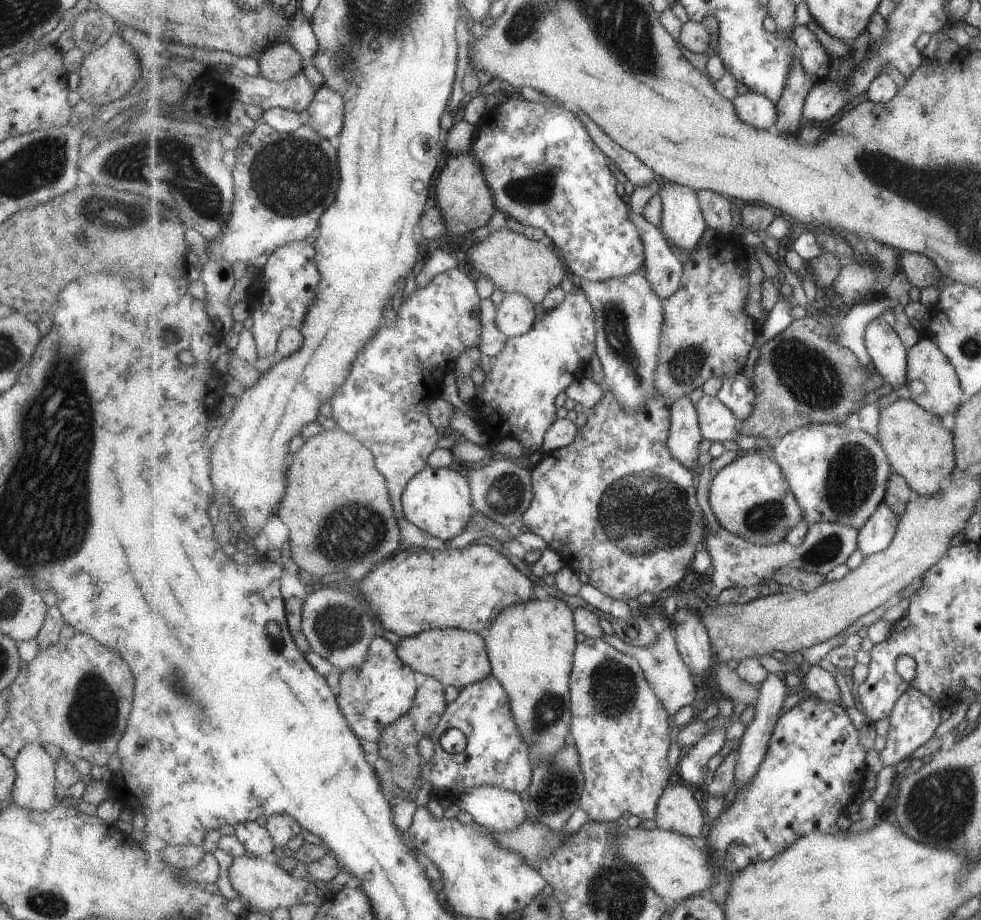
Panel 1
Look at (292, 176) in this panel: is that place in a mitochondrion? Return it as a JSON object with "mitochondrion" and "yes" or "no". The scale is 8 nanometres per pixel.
{"mitochondrion":"yes"}

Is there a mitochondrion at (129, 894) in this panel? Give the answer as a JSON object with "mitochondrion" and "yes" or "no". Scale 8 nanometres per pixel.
{"mitochondrion":"no"}

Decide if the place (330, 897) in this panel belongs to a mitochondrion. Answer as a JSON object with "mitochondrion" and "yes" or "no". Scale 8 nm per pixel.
{"mitochondrion":"no"}

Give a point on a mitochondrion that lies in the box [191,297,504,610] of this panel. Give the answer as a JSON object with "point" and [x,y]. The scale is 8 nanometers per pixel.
{"point":[353,531]}

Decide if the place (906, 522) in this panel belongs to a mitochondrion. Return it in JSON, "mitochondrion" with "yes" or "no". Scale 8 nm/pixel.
{"mitochondrion":"no"}

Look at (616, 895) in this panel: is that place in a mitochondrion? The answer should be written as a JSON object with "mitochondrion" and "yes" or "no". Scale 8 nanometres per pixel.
{"mitochondrion":"yes"}

